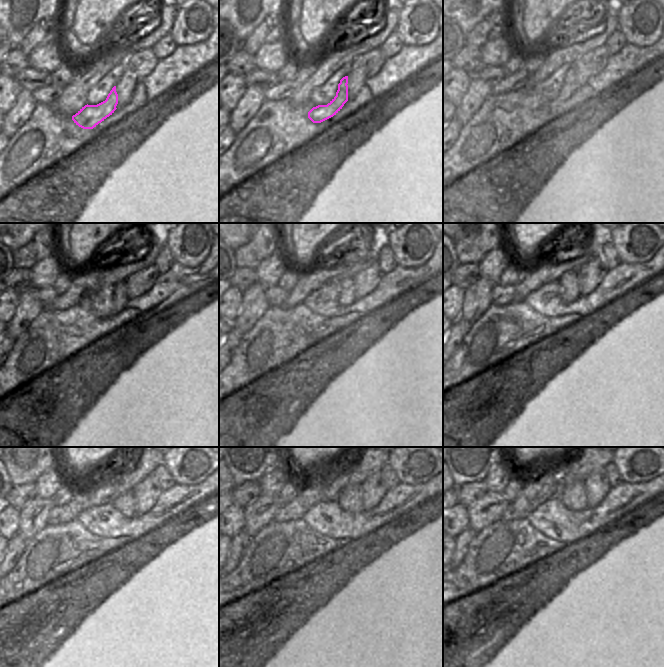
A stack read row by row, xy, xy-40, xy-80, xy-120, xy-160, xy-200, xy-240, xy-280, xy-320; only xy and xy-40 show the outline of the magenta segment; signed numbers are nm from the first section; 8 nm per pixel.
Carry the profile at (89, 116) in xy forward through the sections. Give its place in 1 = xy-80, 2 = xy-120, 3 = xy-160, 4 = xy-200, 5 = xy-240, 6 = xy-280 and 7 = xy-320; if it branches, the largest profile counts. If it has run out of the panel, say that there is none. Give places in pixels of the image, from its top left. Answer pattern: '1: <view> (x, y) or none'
1: xy-80 (569, 85)
2: xy-120 (120, 299)
3: xy-160 (347, 296)
4: xy-200 (569, 286)
5: xy-240 (125, 503)
6: xy-280 (350, 499)
7: xy-320 (573, 495)

